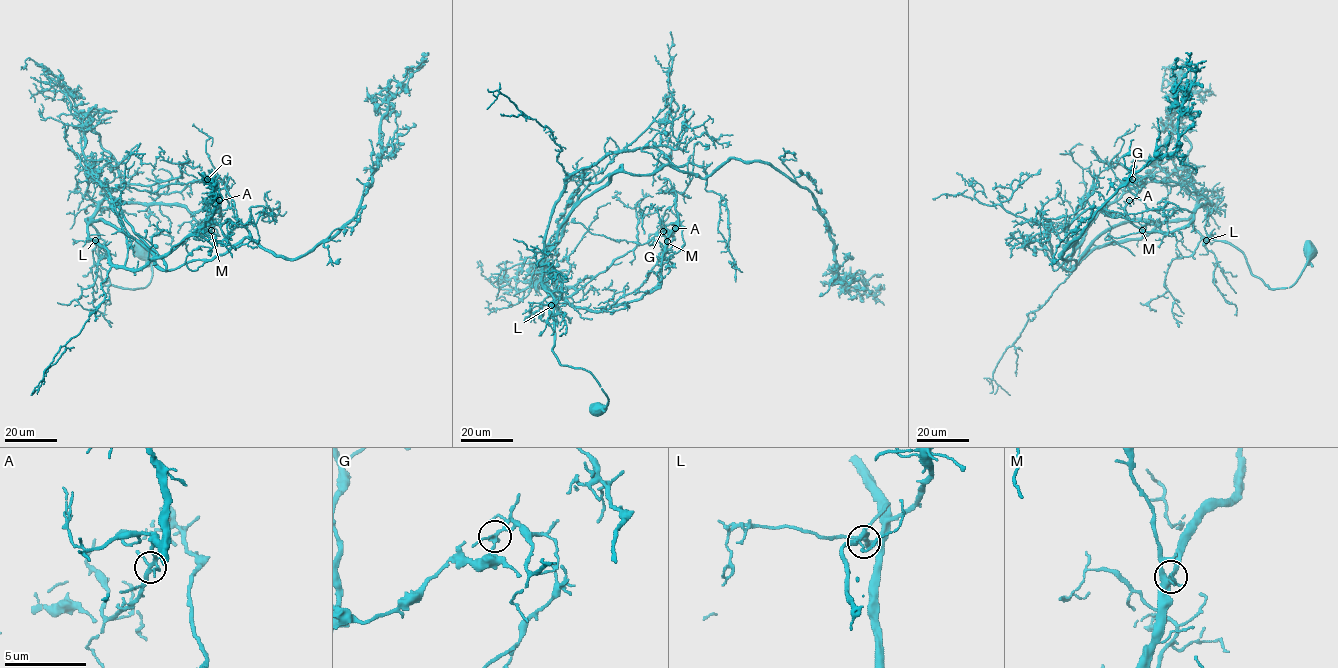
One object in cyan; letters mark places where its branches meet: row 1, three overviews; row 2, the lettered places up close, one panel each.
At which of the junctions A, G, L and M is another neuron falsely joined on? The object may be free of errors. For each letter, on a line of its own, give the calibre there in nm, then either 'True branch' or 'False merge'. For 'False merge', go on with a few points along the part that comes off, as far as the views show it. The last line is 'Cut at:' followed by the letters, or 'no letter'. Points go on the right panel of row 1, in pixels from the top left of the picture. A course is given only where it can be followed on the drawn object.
A: Thickness 200 nm. True branch
G: Thickness 200 nm. True branch
L: Thickness 240 nm. True branch
M: Thickness 320 nm. True branch
Cut at: no letter

